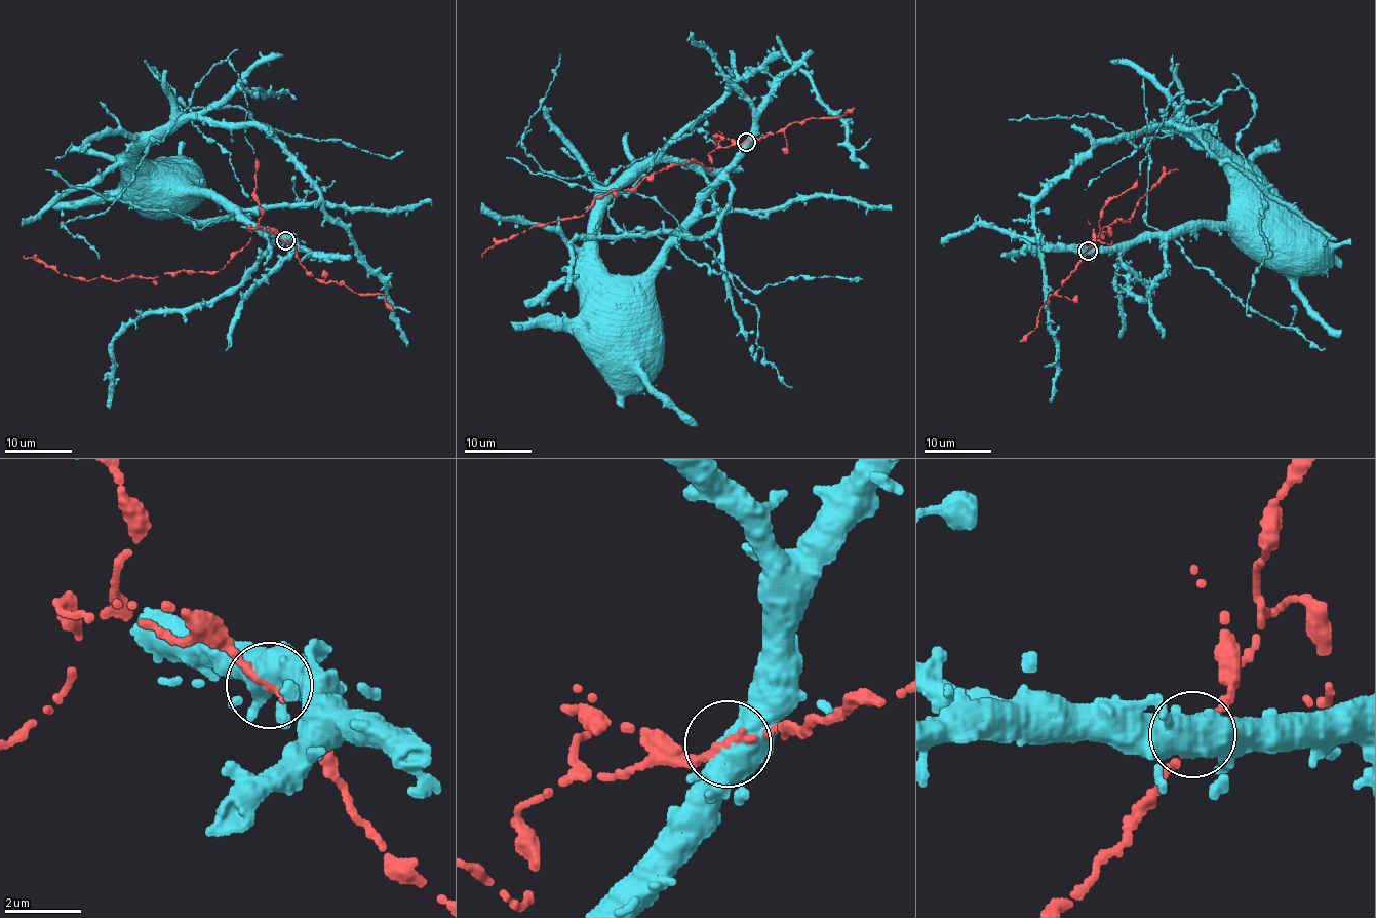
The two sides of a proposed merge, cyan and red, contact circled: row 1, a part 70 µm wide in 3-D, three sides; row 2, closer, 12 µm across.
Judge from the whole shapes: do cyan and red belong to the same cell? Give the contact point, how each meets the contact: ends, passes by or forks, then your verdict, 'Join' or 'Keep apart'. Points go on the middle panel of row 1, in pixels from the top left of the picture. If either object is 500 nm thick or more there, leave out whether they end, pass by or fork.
Place: (746, 142). At the ring cyan passes by. At the ring red passes by. Join

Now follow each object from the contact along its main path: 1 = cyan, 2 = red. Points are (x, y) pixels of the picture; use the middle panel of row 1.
1: (745, 142), (742, 154), (641, 277), (617, 279), (601, 296), (602, 298), (606, 293)
2: (745, 141), (708, 154), (710, 169), (667, 165), (482, 257)

